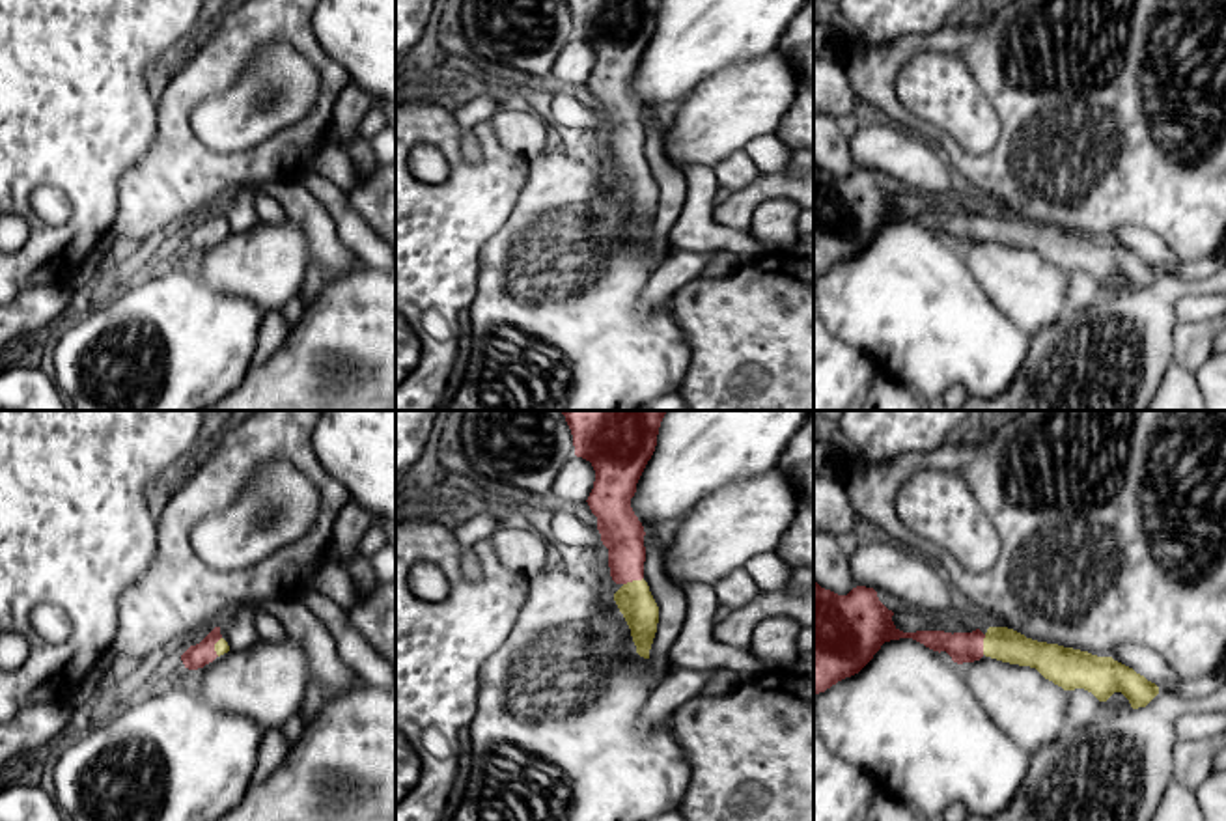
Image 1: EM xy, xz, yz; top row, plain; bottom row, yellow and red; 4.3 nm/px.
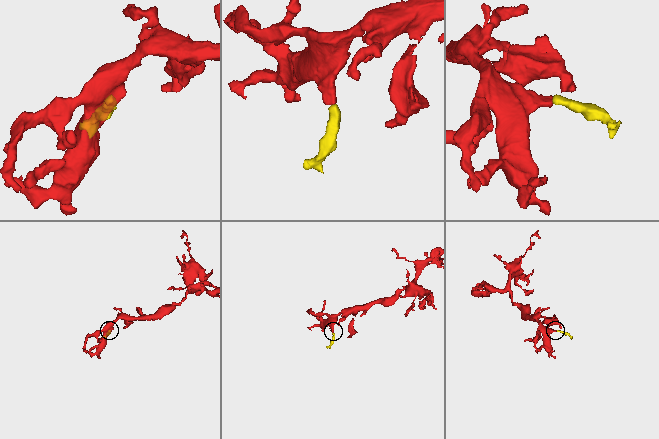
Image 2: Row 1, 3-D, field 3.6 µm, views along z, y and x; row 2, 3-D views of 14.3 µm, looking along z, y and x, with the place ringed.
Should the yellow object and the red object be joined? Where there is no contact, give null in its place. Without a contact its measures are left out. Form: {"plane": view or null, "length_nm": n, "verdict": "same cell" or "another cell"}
{"plane": "xz", "length_nm": 90, "verdict": "same cell"}

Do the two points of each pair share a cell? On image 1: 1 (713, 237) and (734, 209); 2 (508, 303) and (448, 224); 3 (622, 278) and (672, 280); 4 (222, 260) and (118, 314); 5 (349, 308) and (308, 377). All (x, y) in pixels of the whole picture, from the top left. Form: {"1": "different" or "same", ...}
{"1": "different", "2": "different", "3": "different", "4": "different", "5": "same"}

